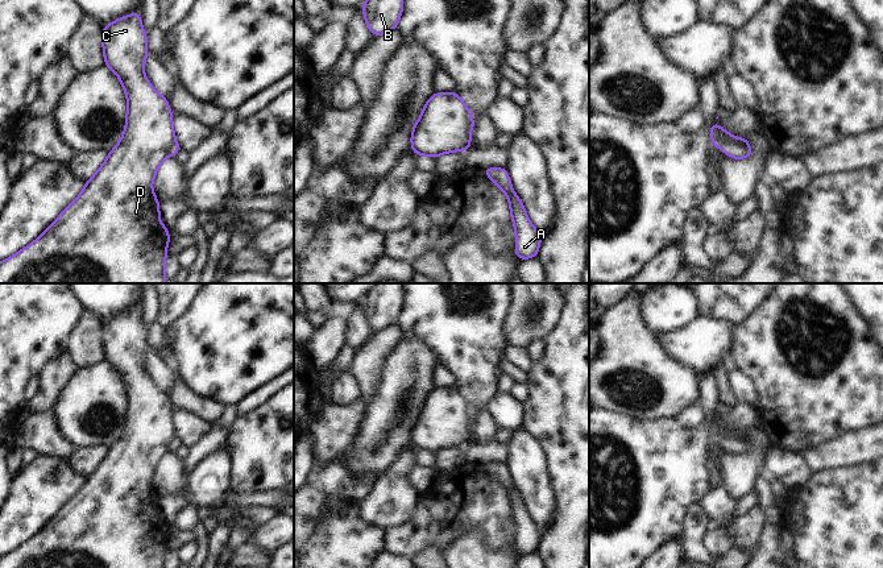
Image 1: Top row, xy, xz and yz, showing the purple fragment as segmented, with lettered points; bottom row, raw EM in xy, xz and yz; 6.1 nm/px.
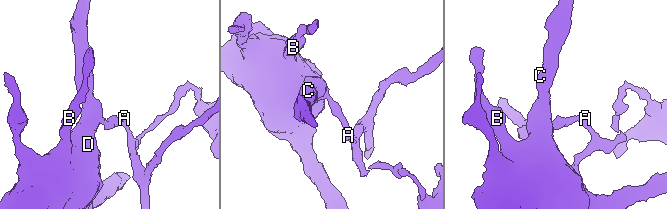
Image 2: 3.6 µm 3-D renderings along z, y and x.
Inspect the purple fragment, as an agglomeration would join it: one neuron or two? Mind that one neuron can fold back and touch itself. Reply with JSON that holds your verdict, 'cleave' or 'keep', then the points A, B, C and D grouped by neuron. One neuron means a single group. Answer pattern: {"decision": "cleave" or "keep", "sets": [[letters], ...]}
{"decision": "cleave", "sets": [["A"], ["B", "C", "D"]]}

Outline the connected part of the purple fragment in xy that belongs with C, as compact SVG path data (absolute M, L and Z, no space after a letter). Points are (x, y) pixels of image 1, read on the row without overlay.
M141 307L103 323L104 360L119 372L128 395L123 432L75 497L37 535L0 557L0 568L165 568L170 530L159 517L152 478L157 463L169 452L175 428L167 394L144 370L146 336Z

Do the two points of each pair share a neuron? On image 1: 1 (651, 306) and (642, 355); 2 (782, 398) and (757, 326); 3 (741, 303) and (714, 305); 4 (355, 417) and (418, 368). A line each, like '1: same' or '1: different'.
1: different
2: same
3: same
4: different

